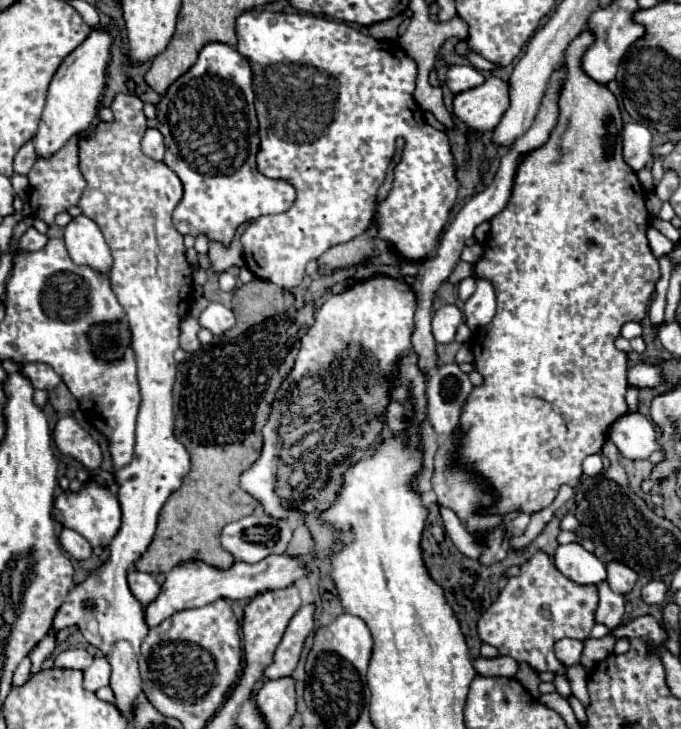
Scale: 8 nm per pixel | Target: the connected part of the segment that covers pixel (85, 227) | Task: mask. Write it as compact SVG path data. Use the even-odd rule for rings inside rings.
M81 214L69 222L65 228L65 246L71 260L79 266L89 266L101 274L109 274L113 264L111 250L91 218Z

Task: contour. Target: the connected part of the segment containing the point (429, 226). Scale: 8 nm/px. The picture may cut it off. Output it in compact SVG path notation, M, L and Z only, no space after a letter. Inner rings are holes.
M243 12L237 18L237 38L237 50L253 68L253 86L257 96L255 108L261 138L257 166L265 176L283 178L297 190L297 200L291 210L253 220L241 236L247 268L257 278L269 280L281 288L299 286L309 260L319 258L331 246L345 244L355 236L361 236L375 222L377 238L389 242L391 250L401 260L425 260L427 254L439 246L439 236L443 234L443 228L449 222L449 212L457 200L459 180L455 178L455 160L449 136L429 126L419 104L413 100L417 78L415 60L409 58L397 42L379 42L357 32L345 22L301 12ZM413 136L421 136L421 150L425 150L421 156L427 156L427 160L421 162L419 186L415 186L413 194L407 196L401 192L389 192L387 196L401 200L377 202L377 192L395 154L397 138L407 140Z

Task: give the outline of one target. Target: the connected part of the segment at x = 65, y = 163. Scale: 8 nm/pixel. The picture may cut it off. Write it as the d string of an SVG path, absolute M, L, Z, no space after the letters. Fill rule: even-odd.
M73 136L65 148L61 148L55 156L47 160L37 160L35 166L29 172L29 184L31 184L31 208L33 216L43 220L47 226L55 224L55 216L59 212L67 212L71 206L77 206L85 188L85 178L79 170L79 158L77 158L77 148L79 148L79 136Z

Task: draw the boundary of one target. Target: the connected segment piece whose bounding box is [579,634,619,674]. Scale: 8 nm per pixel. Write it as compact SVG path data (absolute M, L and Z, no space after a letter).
M607 634L601 640L595 640L595 638L587 638L585 640L585 650L583 650L583 656L581 656L579 664L587 670L587 674L593 672L593 666L597 662L601 662L609 654L613 654L613 646L615 646L617 640L619 640L619 636L615 636L615 634Z

